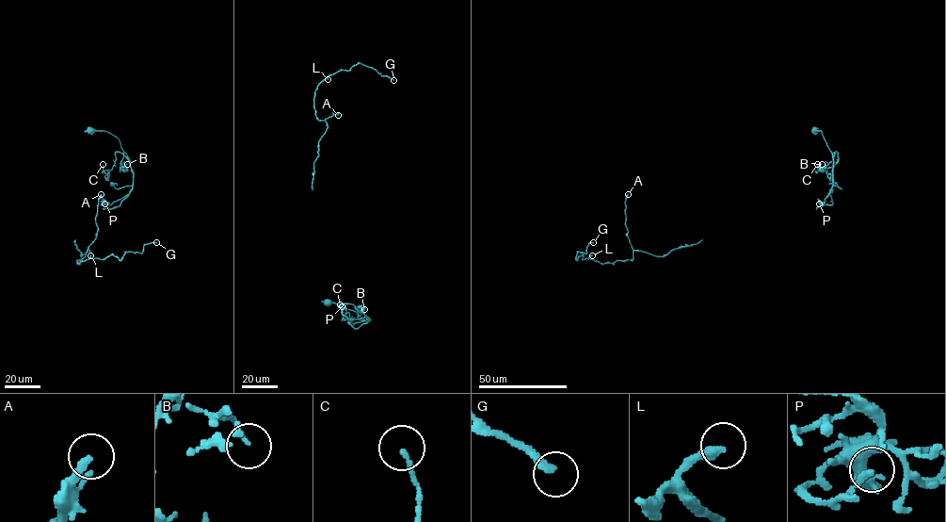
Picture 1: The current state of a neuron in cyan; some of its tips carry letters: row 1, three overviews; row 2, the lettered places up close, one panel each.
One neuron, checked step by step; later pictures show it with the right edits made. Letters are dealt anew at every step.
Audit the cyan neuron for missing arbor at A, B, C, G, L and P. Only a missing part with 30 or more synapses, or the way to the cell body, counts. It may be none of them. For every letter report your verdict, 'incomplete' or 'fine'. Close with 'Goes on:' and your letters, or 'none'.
A: incomplete
B: fine
C: fine
G: incomplete
L: fine
P: fine
Goes on: A, G

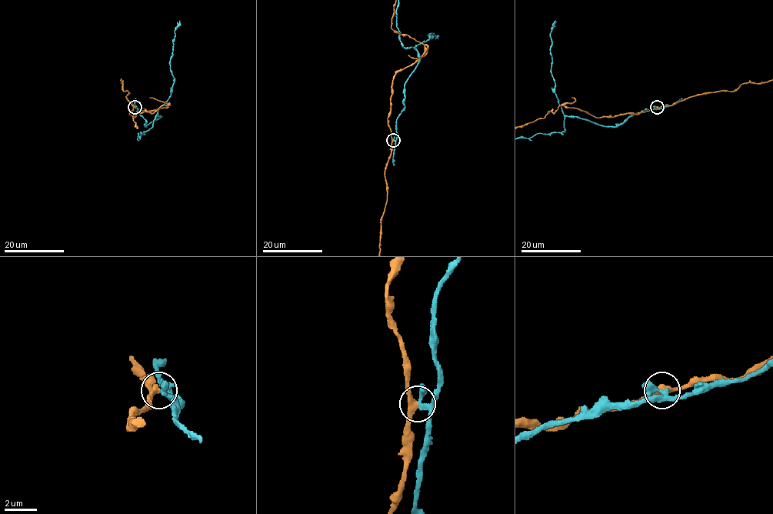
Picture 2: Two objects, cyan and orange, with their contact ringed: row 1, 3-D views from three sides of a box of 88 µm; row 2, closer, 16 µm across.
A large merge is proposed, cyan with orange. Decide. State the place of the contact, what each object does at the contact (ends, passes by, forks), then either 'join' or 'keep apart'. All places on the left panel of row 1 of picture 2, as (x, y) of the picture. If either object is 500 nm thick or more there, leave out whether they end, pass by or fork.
(134, 107) | cyan forks | orange passes by | keep apart

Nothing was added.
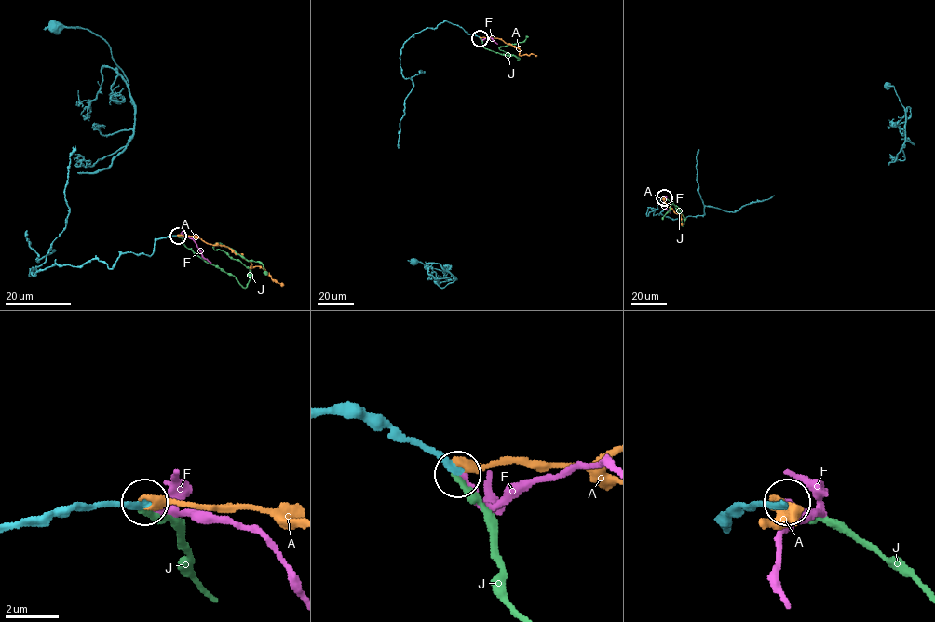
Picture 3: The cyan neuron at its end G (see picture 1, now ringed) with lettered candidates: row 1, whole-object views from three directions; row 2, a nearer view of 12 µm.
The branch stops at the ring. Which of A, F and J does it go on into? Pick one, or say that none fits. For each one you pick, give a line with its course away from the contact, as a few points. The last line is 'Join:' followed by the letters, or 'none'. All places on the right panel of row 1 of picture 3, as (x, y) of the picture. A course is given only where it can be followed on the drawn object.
F: via (664, 198), (663, 203), (670, 213)
Join: F

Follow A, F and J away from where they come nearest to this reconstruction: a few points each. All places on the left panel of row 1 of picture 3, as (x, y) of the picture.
A: (178, 236), (193, 236), (210, 244), (229, 248), (249, 261), (250, 267), (263, 268), (284, 285)
F: (178, 236), (191, 238), (210, 263)
J: (178, 236), (244, 288), (250, 270), (214, 250), (218, 243), (257, 262), (265, 275)

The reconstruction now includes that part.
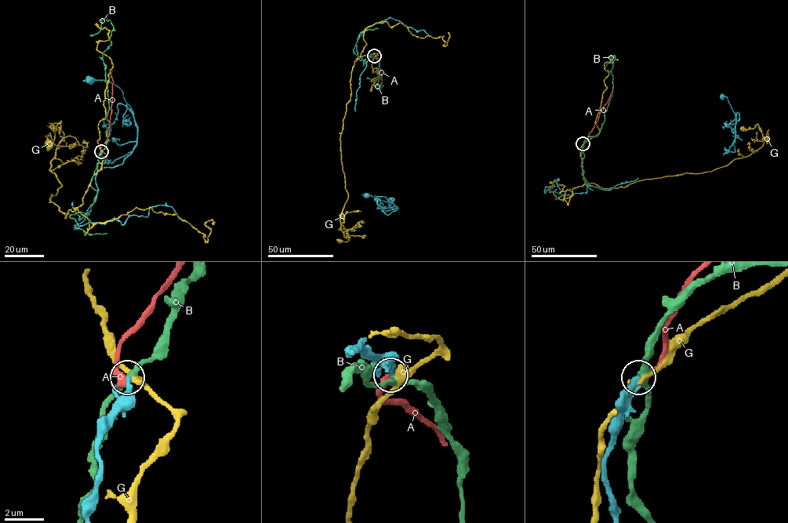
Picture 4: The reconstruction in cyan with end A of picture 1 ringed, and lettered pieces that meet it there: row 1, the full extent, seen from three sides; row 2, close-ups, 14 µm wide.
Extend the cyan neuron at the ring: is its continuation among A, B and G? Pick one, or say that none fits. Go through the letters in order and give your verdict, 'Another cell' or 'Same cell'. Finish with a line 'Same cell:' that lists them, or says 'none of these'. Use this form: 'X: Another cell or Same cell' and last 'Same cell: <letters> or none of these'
A: Another cell
B: Another cell
G: Another cell
Same cell: none of these

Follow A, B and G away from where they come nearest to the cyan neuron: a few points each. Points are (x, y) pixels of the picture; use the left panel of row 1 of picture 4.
A: (101, 151), (100, 147), (109, 134), (112, 68)
B: (101, 150), (108, 140), (109, 125), (103, 53), (110, 45), (113, 26), (104, 18), (101, 29), (89, 35)
G: (102, 151), (82, 204), (66, 218), (49, 200), (61, 185), (49, 169), (63, 133), (49, 143)

